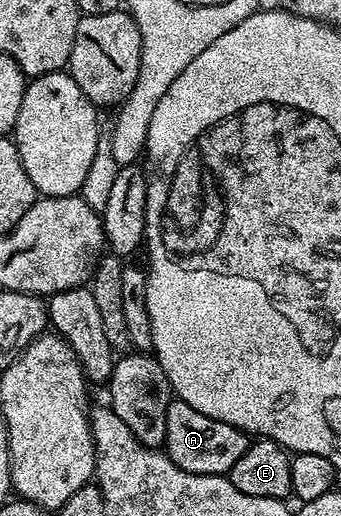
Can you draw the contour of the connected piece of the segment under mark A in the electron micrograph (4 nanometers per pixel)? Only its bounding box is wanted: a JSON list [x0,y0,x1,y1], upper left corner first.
[164,398,252,476]

